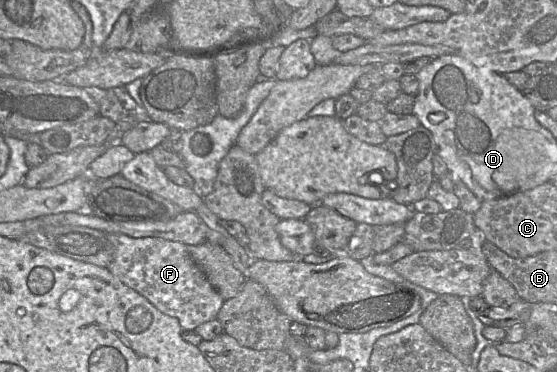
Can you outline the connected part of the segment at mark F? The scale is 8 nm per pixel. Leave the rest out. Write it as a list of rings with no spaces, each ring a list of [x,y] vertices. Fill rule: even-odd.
[[[111,233],[108,236],[114,246],[114,258],[107,267],[110,272],[122,283],[148,299],[159,311],[176,318],[182,330],[195,330],[199,325],[217,318],[224,300],[194,262],[185,244],[158,237],[133,238]]]

